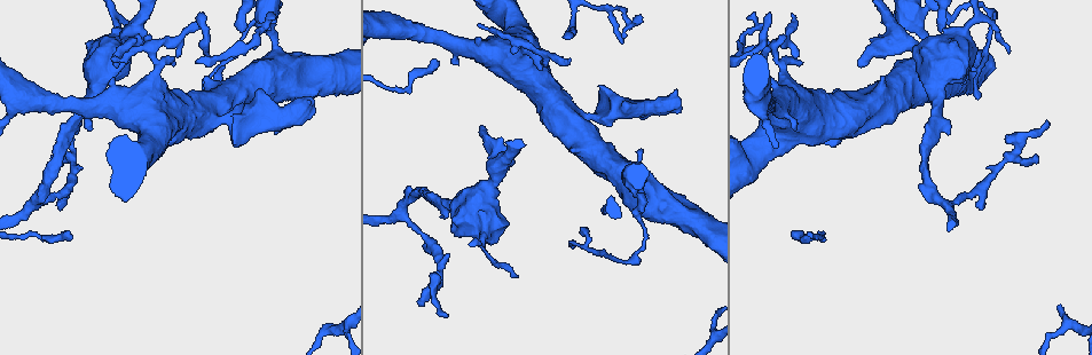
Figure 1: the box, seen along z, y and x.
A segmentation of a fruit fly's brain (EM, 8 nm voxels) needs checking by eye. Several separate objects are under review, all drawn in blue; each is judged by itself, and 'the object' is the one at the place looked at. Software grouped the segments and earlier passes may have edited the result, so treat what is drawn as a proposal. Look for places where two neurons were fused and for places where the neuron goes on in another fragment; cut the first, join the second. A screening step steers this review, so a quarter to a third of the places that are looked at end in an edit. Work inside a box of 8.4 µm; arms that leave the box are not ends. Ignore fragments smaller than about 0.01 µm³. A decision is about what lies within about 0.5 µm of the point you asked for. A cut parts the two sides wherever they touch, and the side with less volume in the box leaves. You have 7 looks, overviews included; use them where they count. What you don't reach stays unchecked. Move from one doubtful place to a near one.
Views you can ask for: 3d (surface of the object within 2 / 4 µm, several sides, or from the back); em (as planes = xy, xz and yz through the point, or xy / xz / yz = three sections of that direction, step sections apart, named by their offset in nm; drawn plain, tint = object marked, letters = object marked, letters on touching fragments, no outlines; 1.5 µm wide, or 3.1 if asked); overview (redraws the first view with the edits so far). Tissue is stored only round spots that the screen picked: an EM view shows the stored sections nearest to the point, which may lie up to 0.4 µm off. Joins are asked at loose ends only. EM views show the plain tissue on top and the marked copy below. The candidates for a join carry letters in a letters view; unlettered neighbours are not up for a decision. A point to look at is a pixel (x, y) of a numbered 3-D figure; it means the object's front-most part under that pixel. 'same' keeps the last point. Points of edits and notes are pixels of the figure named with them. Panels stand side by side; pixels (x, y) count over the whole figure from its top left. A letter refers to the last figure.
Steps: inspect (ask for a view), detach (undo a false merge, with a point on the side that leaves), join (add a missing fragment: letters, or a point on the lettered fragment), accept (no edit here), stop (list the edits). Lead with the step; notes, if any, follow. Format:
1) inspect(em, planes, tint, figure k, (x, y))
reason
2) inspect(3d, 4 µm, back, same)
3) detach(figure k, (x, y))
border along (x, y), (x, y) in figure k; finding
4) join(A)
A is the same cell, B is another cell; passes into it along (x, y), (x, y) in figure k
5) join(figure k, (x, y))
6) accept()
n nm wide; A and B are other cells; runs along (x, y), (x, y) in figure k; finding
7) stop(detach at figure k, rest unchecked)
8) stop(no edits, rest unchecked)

inspect(3d, 4 µm, figure 1, (255, 48))
tapers out

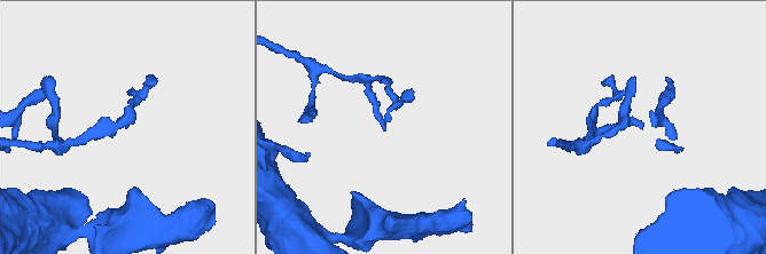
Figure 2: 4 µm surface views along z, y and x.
inspect(em, planes, letters, figure 2, (127, 127))

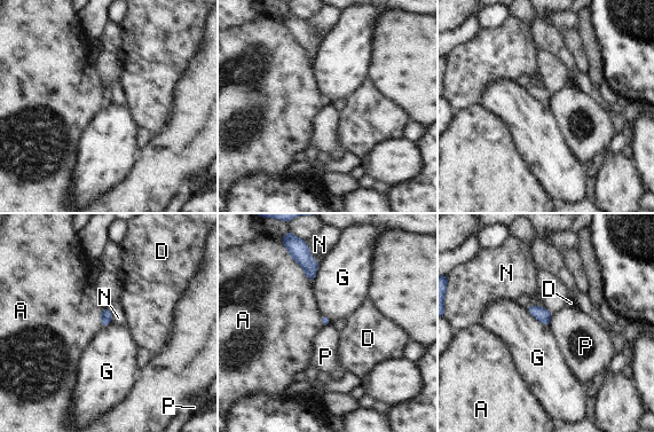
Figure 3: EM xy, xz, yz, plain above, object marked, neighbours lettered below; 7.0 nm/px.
accept()
A touches over 260 nm; A, D, G, N and P are other cells; no lettered fragment goes on from it

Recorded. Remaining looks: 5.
inspect(3d, 4 µm, figure 1, (446, 314))
free end

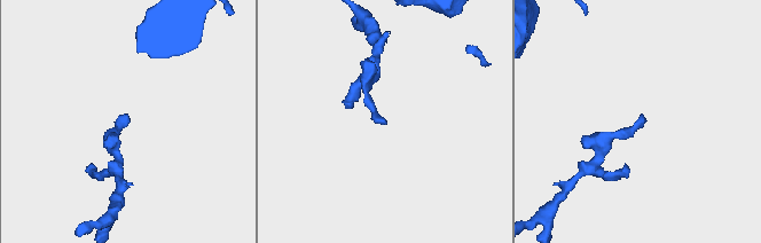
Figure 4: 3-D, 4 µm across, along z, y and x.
inspect(em, yz, step 4, tint, figure 4, (128, 116))
now the EM

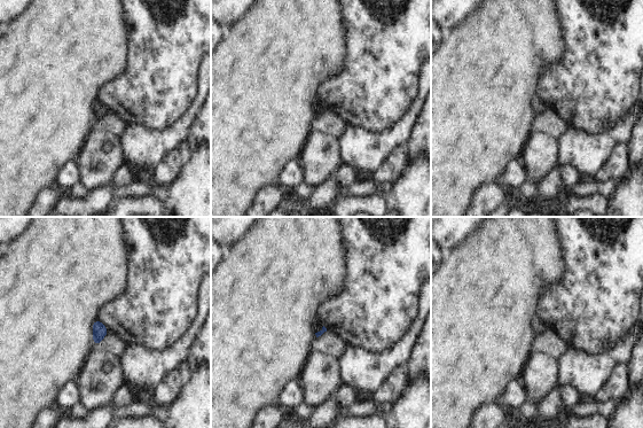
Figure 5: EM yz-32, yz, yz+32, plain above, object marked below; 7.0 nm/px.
inspect(em, xz, step 4, letters, same)
cut it another way

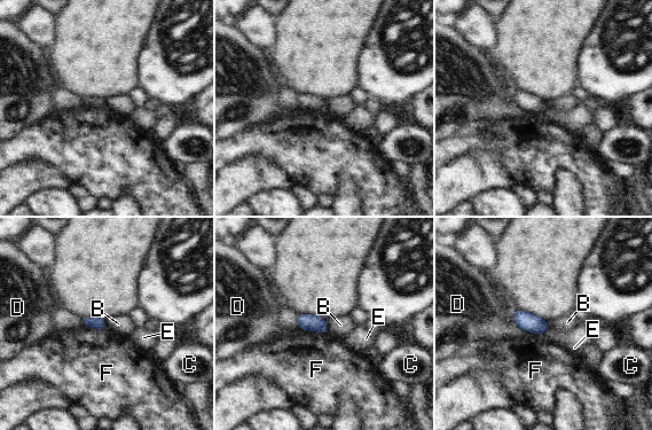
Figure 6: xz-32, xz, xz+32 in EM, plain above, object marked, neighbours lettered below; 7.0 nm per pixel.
accept()
80 nm wide; B, C, D, E and F are other cells; border along (299, 328), (328, 331) in figure 6; no lettered fragment goes on from it

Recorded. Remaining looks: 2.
inspect(em, planes, letters, figure 1, (517, 277))
free end

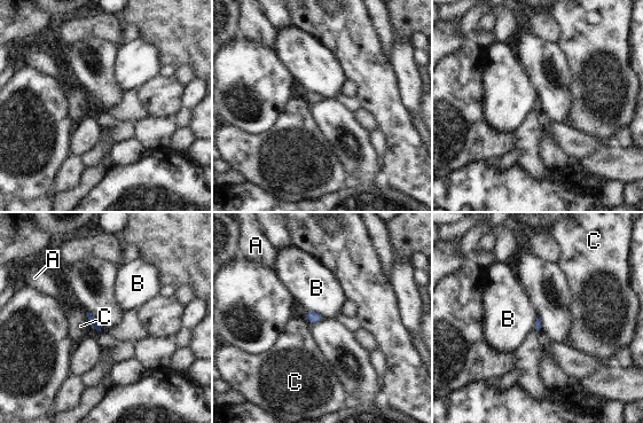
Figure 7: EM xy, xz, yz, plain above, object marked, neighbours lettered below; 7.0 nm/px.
accept()
C touches over 170 nm; A, B and C are other cells; border along (307, 310), (315, 311), (324, 318) in figure 7; none of them fits

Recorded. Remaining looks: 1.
stop(no edits, rest unchecked)

